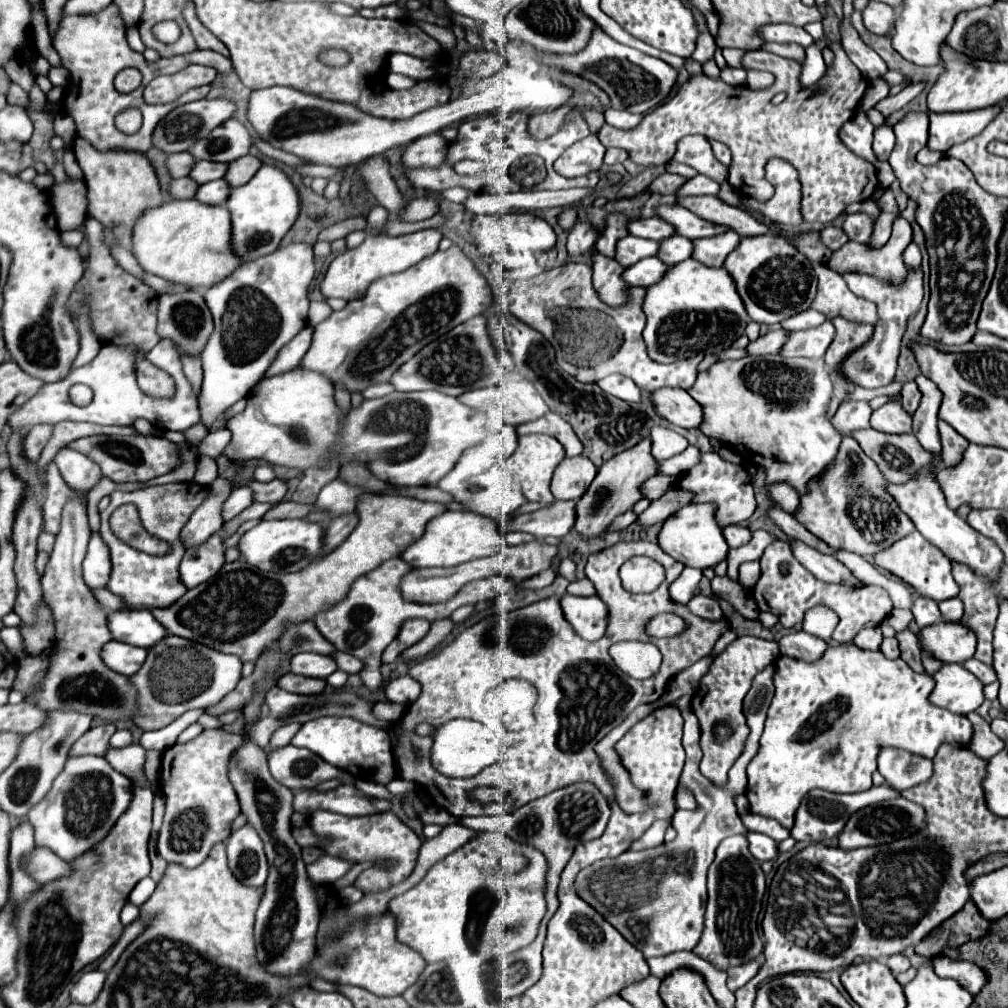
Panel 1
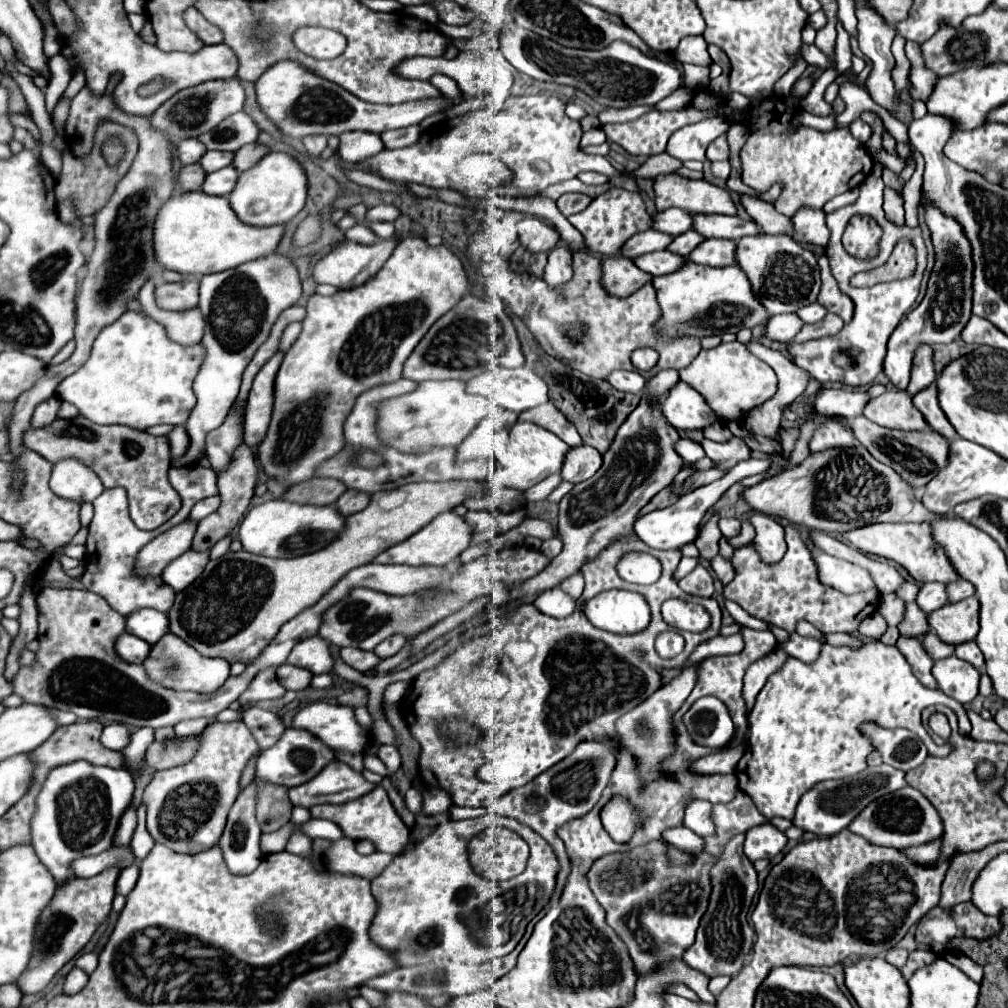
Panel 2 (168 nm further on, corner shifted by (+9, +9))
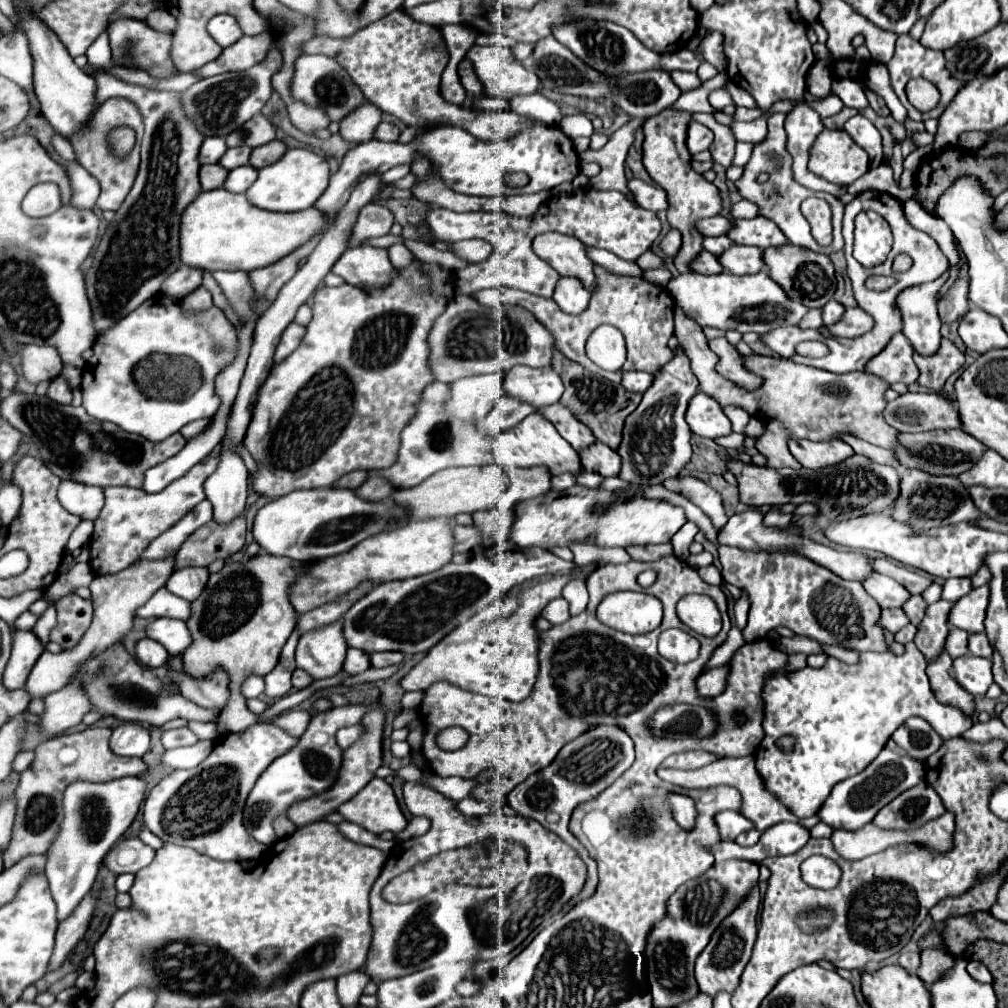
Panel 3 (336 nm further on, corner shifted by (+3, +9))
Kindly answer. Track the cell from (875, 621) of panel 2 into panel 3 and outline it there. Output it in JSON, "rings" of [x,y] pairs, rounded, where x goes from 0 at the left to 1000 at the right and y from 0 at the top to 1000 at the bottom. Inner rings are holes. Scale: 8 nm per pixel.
{"rings":[[[894,603],[874,607],[874,623],[882,625],[882,627],[892,627],[900,619],[902,619],[902,613]]]}

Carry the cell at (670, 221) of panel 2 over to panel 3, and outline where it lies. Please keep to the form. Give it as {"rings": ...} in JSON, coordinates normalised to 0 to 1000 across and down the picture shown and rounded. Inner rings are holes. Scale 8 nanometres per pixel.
{"rings":[[[707,214],[707,216],[699,216],[699,220],[691,220],[691,226],[699,234],[719,234],[725,228],[725,224],[727,218],[717,214]]]}

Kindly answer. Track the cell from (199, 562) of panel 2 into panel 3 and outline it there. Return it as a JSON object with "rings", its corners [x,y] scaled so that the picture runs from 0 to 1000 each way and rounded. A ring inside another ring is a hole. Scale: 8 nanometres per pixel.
{"rings":[[[182,563],[170,569],[166,575],[166,585],[182,595],[195,595],[205,579],[207,567],[205,563]]]}

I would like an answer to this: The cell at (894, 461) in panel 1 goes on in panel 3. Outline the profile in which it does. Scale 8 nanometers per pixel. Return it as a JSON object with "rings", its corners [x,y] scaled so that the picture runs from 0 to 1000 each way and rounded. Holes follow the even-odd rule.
{"rings":[[[926,427],[914,431],[894,431],[894,438],[898,438],[898,446],[894,446],[894,450],[888,450],[894,462],[912,464],[922,470],[934,470],[934,472],[951,472],[963,466],[979,446],[975,438],[971,438],[963,431],[957,431],[955,427]]]}

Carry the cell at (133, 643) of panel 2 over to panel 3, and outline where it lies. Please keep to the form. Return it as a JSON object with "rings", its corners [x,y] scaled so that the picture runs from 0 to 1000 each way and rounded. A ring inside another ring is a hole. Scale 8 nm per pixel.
{"rings":[[[142,633],[136,637],[136,651],[148,663],[158,663],[168,655],[168,647],[164,645],[164,641],[150,633]]]}

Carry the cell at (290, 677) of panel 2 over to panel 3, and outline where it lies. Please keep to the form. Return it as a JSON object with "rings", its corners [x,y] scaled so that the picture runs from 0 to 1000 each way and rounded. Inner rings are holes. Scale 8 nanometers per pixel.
{"rings":[[[295,663],[295,665],[291,667],[291,683],[293,683],[293,685],[305,683],[309,677],[311,677],[311,673],[309,673],[303,665],[297,665],[297,663]]]}

